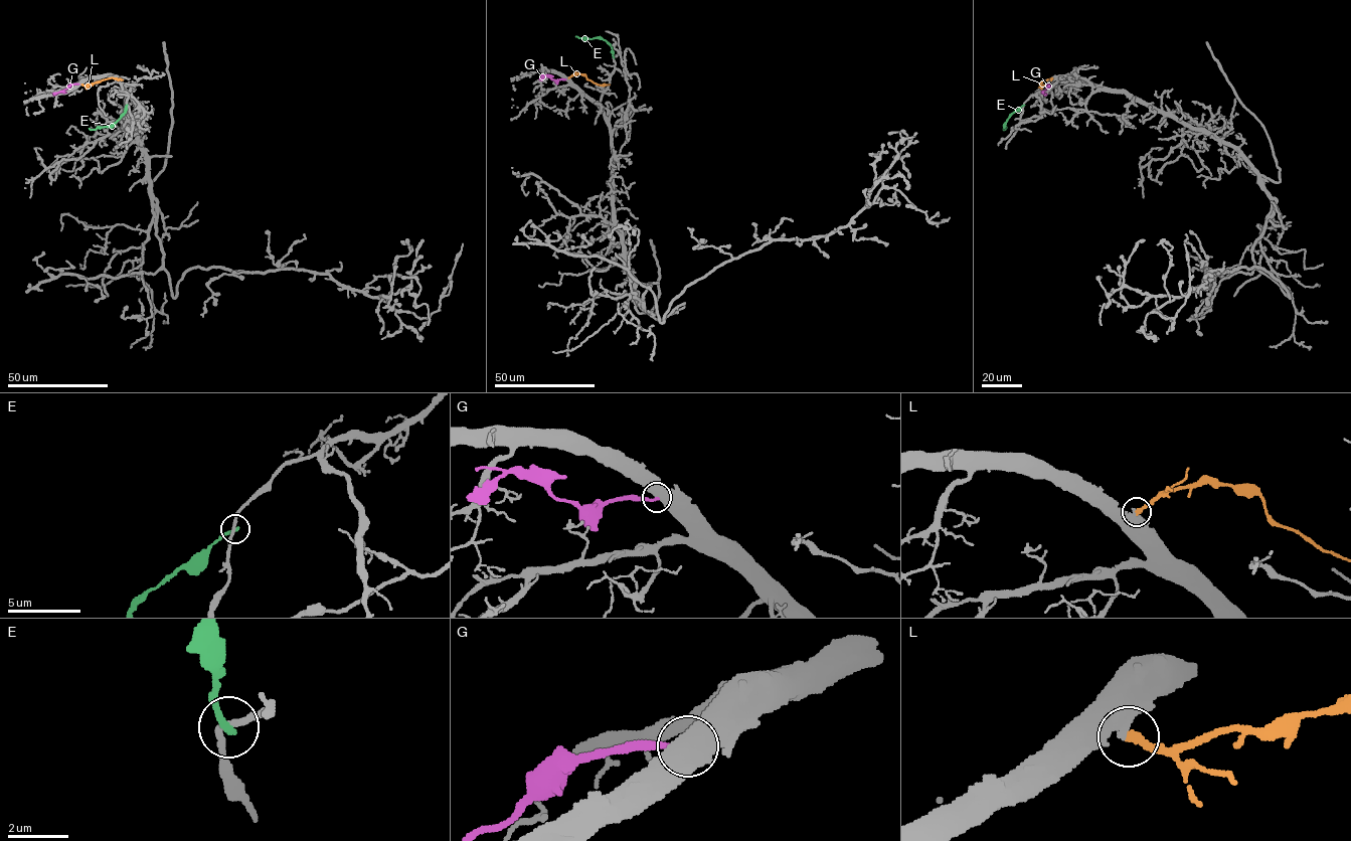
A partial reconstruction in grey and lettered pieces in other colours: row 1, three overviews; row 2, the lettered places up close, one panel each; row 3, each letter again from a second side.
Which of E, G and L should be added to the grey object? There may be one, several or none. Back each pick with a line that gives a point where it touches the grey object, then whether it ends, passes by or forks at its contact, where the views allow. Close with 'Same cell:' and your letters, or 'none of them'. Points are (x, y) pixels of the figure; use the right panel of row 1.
Same cell: none of them

